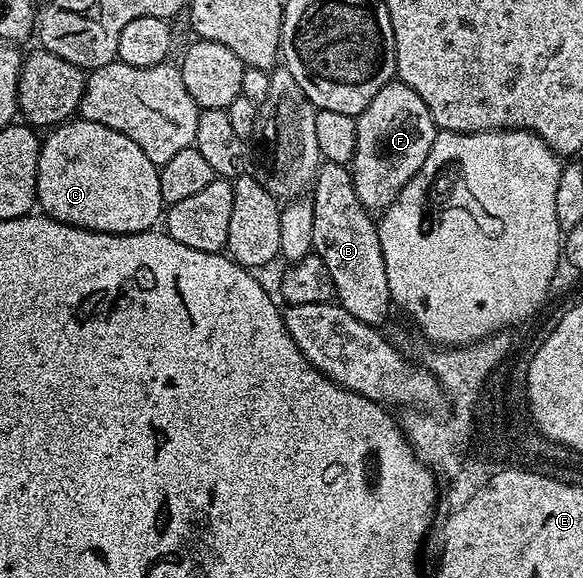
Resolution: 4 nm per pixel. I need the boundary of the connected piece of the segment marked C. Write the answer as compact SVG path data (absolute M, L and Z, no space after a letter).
M79 117L51 128L43 136L38 157L36 202L43 214L50 219L57 219L59 223L111 235L153 230L161 222L166 210L160 168L150 161L150 157L146 157L146 153L142 153L142 149L138 149L138 145L134 145L126 133L118 133L118 129L106 129L106 125Z

